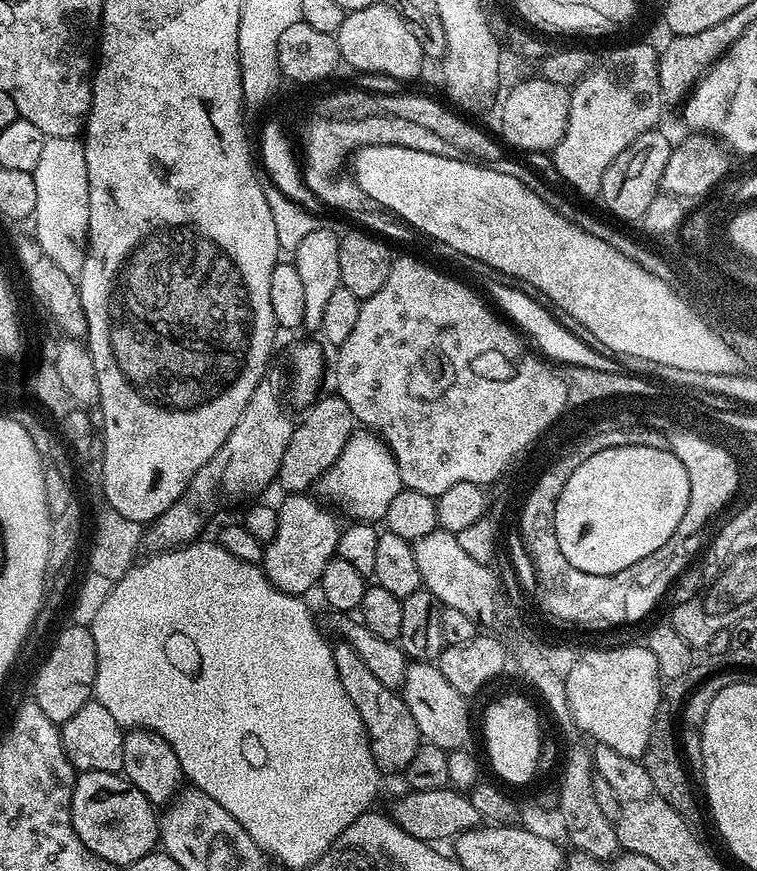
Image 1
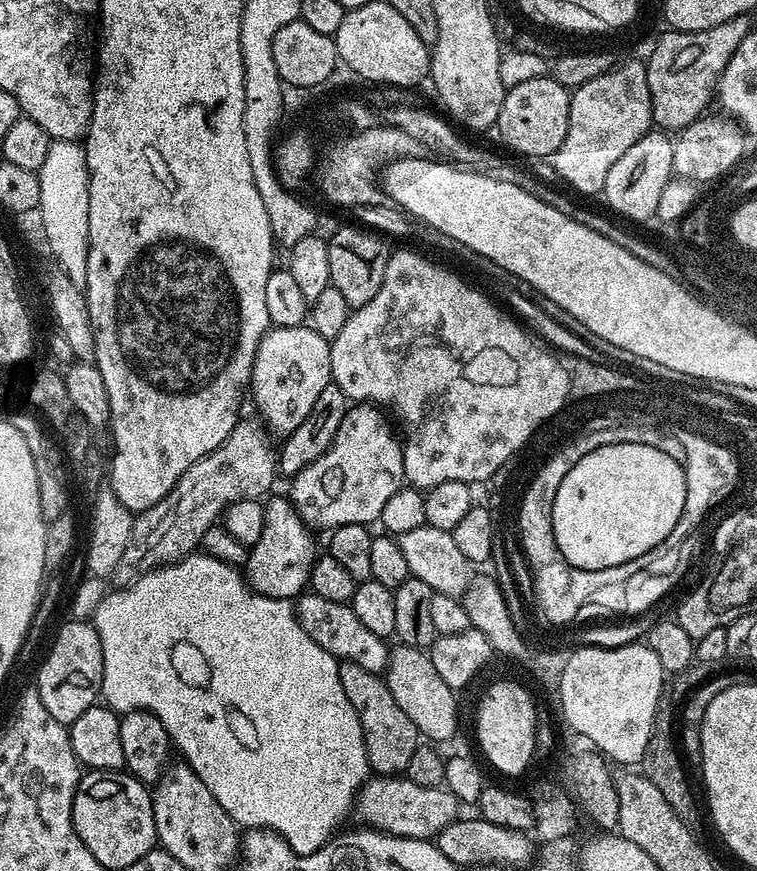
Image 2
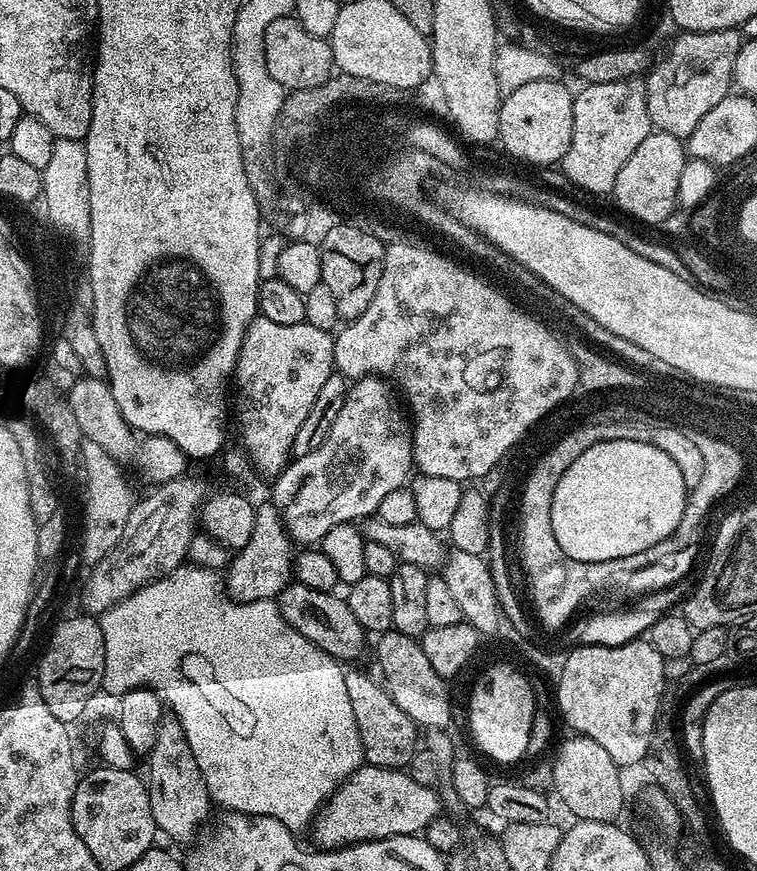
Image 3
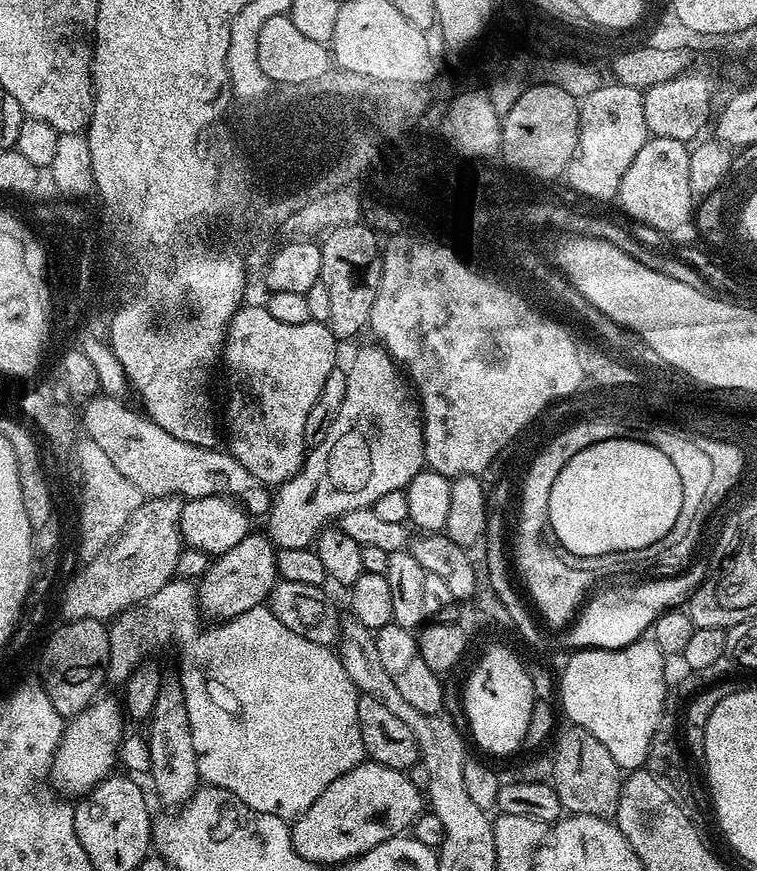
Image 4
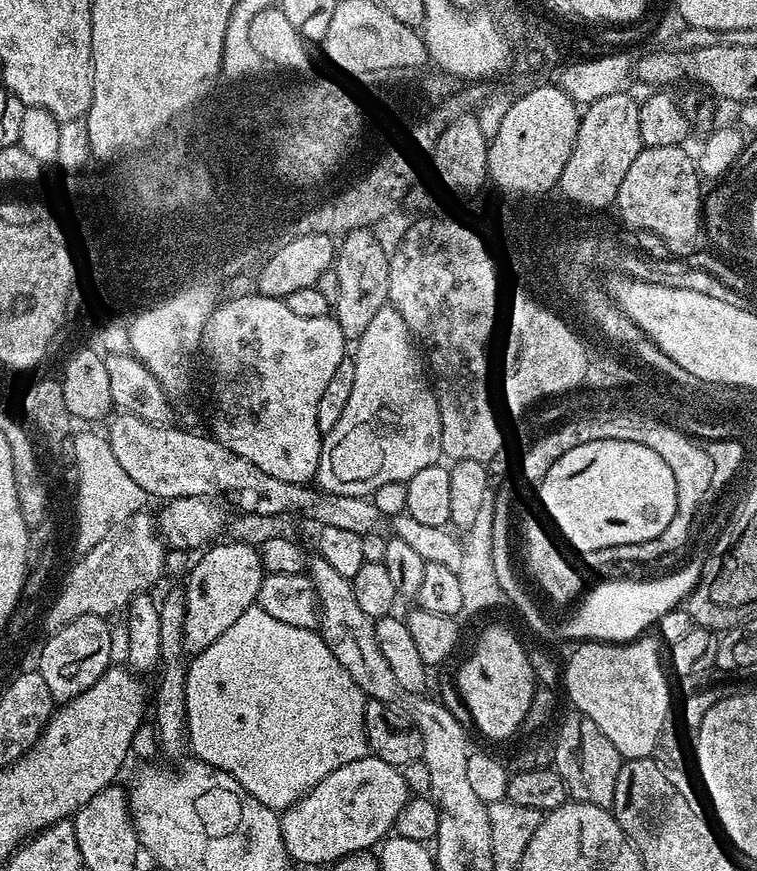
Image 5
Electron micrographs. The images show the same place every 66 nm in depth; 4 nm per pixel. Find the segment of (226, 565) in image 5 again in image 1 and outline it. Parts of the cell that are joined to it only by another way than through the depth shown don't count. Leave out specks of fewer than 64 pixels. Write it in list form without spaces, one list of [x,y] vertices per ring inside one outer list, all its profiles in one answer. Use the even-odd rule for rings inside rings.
[[[288,494],[278,504],[279,528],[271,543],[263,549],[262,567],[268,581],[275,588],[289,592],[291,596],[303,597],[319,585],[322,570],[336,556],[336,543],[341,529],[336,520],[324,508],[319,508],[308,494]]]

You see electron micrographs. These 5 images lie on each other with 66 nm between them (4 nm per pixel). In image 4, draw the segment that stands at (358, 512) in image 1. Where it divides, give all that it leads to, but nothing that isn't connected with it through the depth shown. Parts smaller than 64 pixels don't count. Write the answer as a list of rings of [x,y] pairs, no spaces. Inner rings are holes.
[[[378,344],[358,349],[345,376],[346,395],[322,442],[313,445],[300,472],[279,485],[273,495],[264,530],[275,549],[309,547],[328,523],[349,510],[371,507],[383,494],[403,491],[425,467],[423,413],[417,397],[387,351]]]

